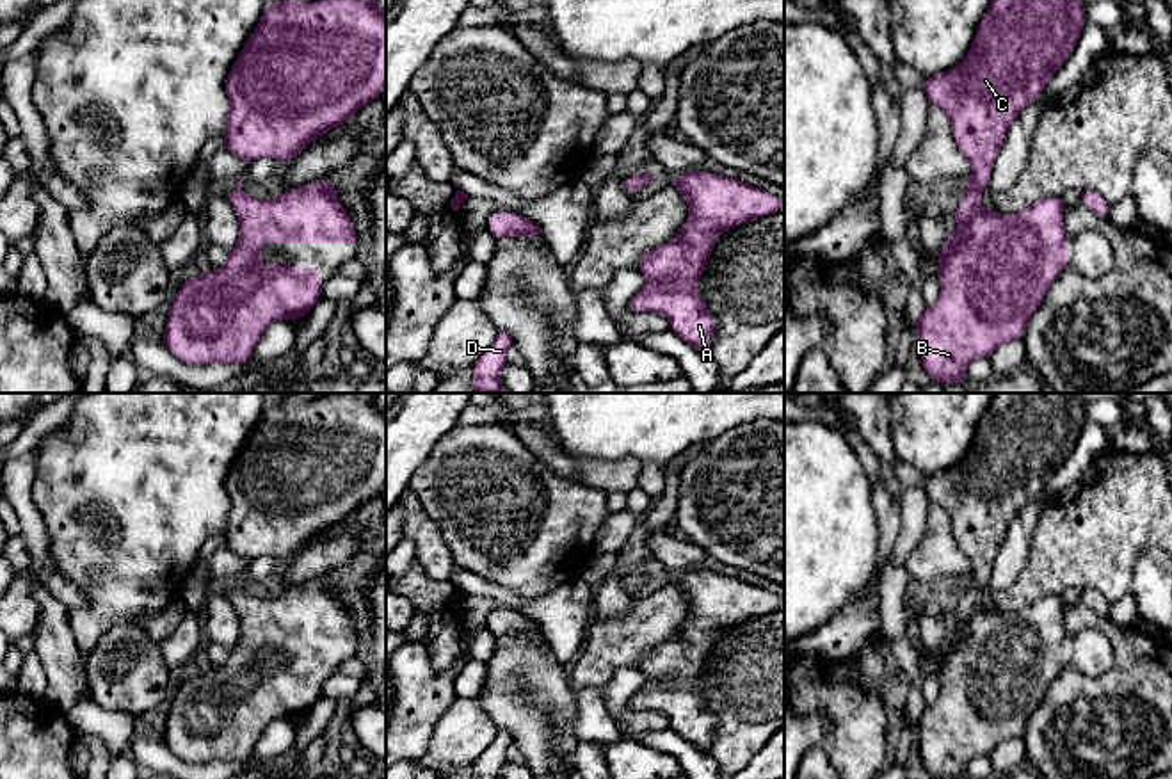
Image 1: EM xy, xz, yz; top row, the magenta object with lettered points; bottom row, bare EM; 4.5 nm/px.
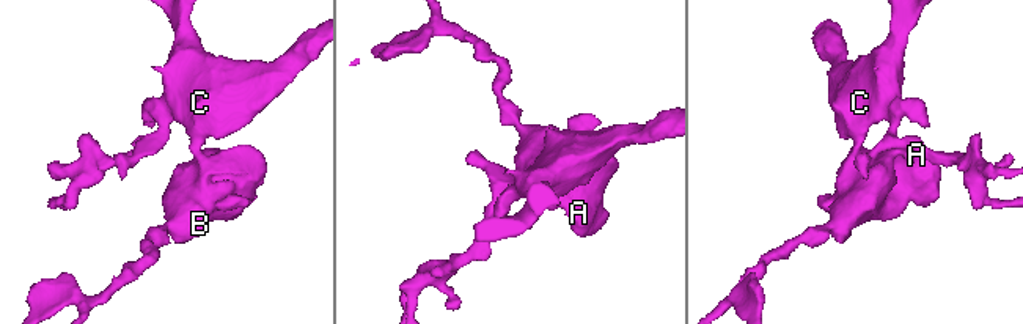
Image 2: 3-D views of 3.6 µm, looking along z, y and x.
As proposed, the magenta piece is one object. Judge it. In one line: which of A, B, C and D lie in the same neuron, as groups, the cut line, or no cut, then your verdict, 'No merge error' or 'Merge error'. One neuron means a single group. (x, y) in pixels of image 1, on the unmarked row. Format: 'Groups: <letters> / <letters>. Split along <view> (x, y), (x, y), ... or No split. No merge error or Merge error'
Groups: A B C D. No split. No merge error

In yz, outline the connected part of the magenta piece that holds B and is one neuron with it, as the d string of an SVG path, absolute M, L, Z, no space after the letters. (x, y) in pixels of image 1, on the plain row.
M994 393L966 455L923 480L928 500L950 516L957 546L971 562L967 589L950 619L959 621L960 630L950 630L939 649L939 697L918 710L914 726L930 779L966 779L966 767L975 756L991 756L1001 742L1023 738L1048 687L1071 662L1060 594L1001 614L985 608L980 592L989 585L1012 519L1040 496L1044 484L1065 462L1085 420L1085 404L1076 393Z

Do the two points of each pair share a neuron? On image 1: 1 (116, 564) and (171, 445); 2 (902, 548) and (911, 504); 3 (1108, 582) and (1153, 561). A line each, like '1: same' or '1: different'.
1: same
2: same
3: different

